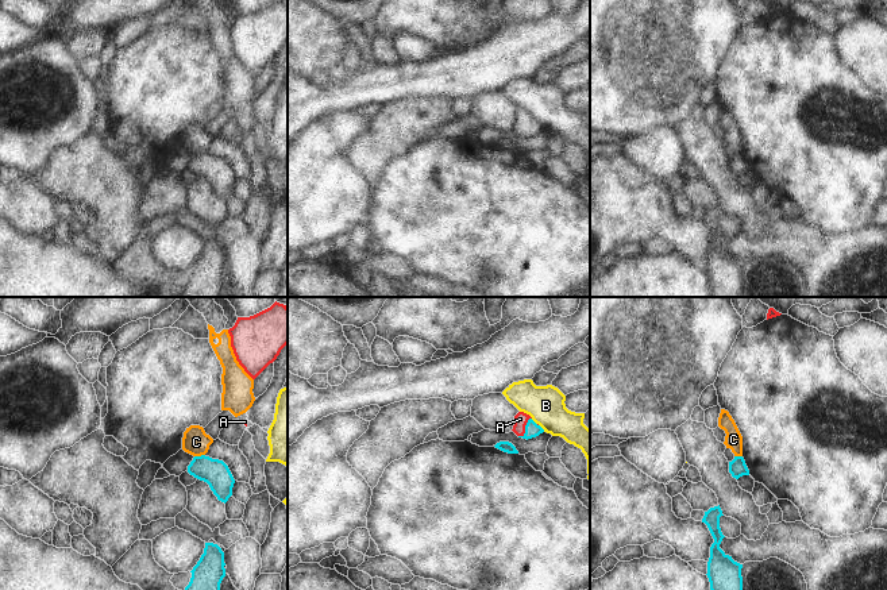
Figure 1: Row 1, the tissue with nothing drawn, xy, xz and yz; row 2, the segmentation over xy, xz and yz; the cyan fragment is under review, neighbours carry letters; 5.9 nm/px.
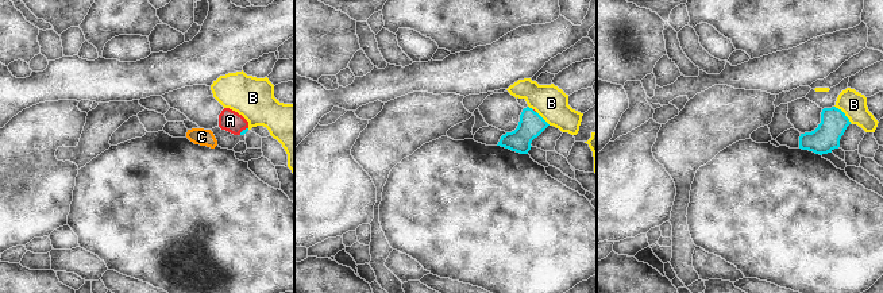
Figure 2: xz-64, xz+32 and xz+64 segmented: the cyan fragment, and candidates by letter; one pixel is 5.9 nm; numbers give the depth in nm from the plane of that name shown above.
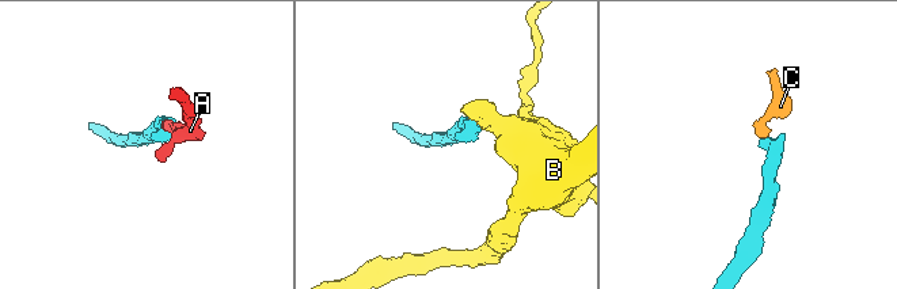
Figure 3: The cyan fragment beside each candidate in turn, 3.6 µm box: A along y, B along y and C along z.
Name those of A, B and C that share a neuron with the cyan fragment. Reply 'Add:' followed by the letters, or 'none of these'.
Add: A

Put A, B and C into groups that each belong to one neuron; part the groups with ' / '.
A / B / C

